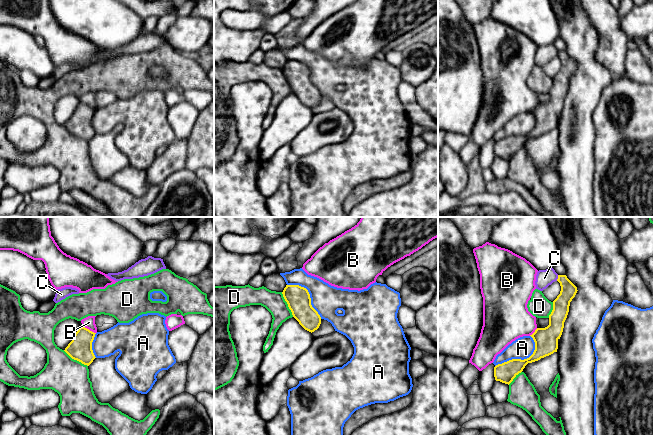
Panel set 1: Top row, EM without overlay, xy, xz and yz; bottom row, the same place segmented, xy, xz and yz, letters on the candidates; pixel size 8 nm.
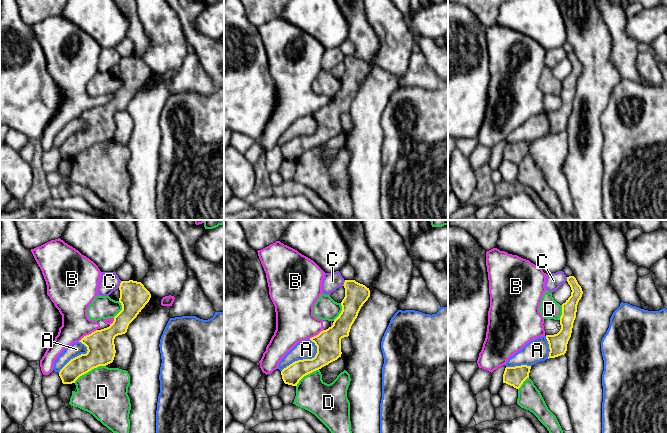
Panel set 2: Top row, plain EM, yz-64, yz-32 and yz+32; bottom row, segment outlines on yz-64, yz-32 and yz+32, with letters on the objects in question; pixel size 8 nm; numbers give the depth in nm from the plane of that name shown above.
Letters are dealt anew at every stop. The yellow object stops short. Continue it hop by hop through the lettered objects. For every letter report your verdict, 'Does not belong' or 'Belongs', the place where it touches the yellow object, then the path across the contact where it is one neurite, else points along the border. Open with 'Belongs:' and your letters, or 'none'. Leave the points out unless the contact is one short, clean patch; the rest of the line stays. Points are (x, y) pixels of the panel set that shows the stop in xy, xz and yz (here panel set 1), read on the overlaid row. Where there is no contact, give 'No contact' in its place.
Belongs: none
A: Does not belong. Touches yellow at yz (520, 359)
B: Does not belong. Touches yellow at xy (89, 330)
C: Does not belong. Touches yellow at yz (558, 278). Boundary: yz (558, 275), (556, 280)
D: Does not belong. Touches yellow at xz (287, 303)

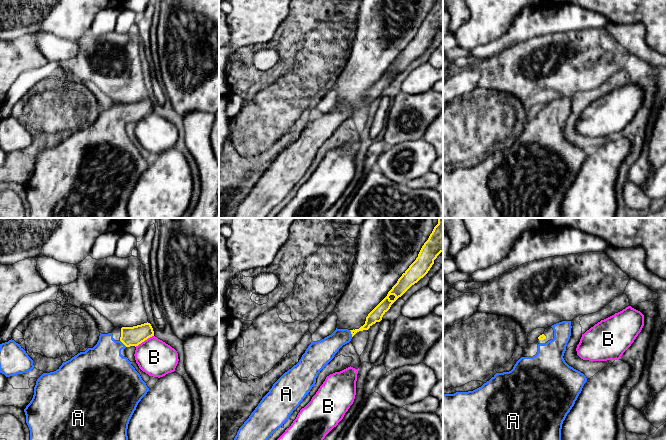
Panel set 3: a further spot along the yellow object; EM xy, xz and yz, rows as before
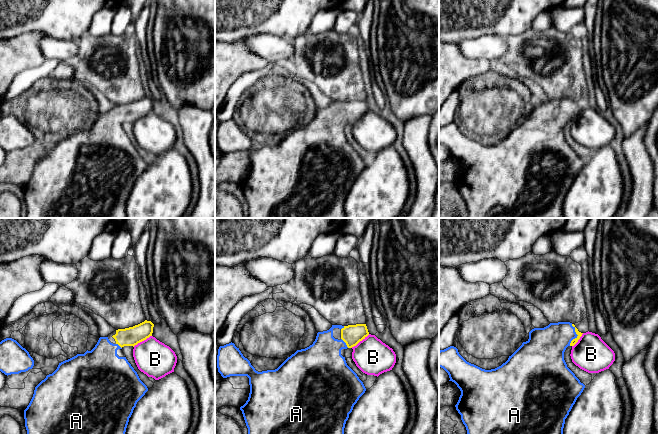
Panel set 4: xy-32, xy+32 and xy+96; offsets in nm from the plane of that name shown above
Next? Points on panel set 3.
Belongs: A
A: Belongs. Touches yellow at xz (351, 333)
B: Does not belong. Touches yellow at xy (144, 340)

